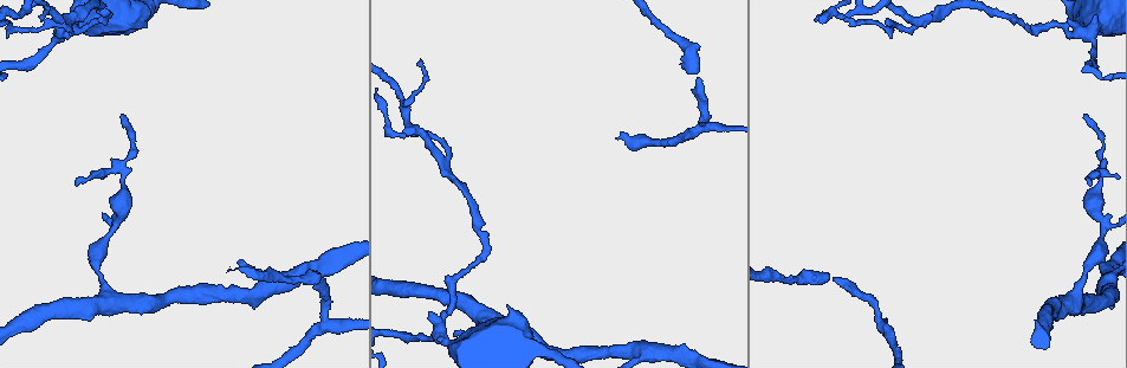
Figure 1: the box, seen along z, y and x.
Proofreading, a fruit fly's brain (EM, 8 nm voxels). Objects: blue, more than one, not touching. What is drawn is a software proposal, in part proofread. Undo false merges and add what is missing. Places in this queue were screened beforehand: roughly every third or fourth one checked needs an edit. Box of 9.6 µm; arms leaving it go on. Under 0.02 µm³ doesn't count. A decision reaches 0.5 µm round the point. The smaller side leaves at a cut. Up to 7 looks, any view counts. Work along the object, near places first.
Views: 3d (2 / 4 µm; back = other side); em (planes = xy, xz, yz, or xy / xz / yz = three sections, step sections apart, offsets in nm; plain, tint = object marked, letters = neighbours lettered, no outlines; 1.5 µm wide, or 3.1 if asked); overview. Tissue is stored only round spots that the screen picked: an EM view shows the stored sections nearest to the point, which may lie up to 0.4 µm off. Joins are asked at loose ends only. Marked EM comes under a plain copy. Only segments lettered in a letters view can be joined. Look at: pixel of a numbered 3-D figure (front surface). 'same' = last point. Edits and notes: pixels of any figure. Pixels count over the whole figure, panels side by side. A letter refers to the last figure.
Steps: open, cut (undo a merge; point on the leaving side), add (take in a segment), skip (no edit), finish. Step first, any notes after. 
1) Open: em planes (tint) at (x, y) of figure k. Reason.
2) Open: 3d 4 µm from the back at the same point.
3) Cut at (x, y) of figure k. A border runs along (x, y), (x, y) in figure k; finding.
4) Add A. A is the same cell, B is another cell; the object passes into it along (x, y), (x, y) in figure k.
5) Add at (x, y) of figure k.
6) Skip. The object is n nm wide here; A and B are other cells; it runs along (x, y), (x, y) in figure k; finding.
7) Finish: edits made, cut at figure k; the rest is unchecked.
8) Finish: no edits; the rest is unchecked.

Open: em planes (letters) at (815, 19) of figure 1. Branch stops here.

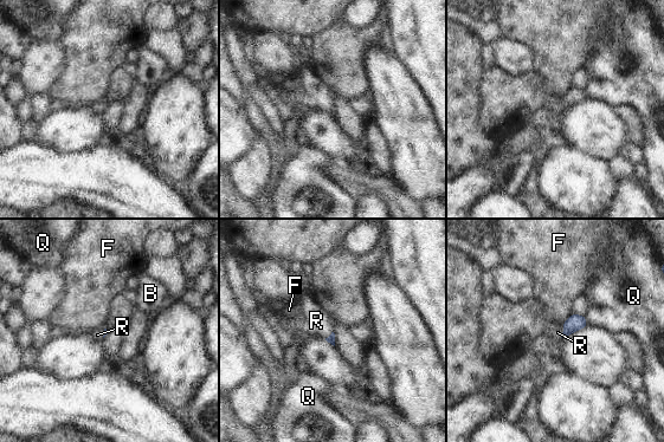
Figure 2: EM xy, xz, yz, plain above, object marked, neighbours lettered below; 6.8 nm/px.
Add R. R is the same cell, B, F and Q are other cells; the object passes into it along (574, 323), (563, 331), (558, 332) in figure 2; it goes on there.

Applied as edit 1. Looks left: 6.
Open: 3d 4 µm at (446, 169) of figure 1. Two arms in line, one across.

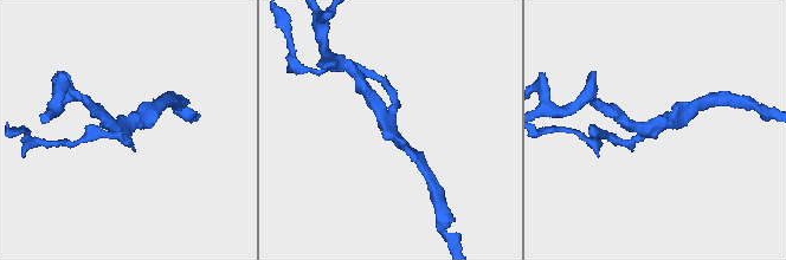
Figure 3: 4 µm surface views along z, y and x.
Open: em planes (tint) at (391, 123) of figure 3. 3 arms meet here; now the EM.

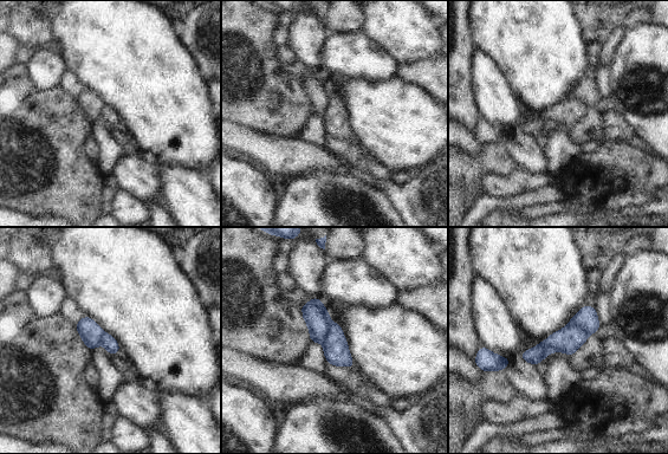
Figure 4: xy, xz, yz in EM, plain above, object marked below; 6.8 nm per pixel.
Open: em planes (letters) at the same point.

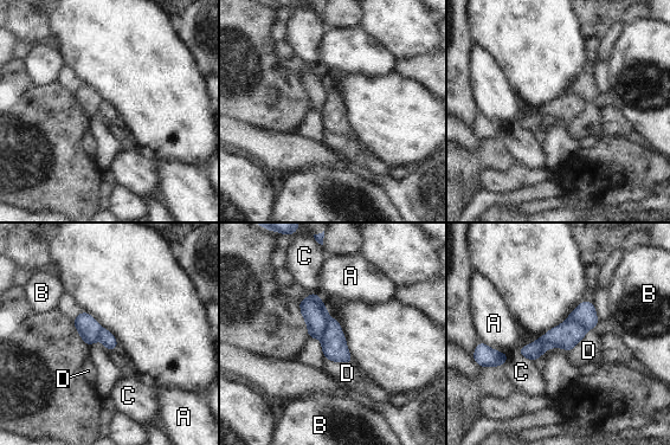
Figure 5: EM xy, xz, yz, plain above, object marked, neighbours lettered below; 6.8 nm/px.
Cut at (567, 335) of figure 5. A, B, C and D are other cells; a border runs along (565, 321), (578, 321), (587, 329) in figure 5; two cells meet here.

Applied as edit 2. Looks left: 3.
Open: overview. See it whole again.

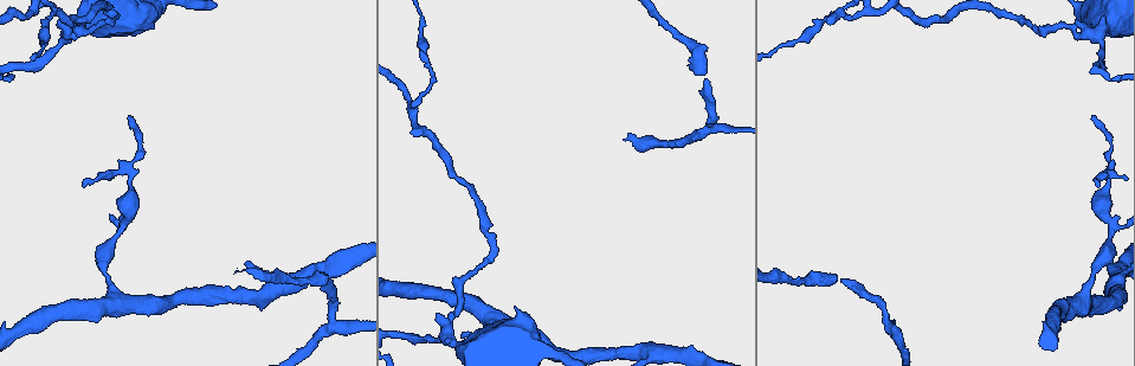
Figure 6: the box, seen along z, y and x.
Open: em xz step 4 (tint) at (1091, 116) of figure 6. An open end.

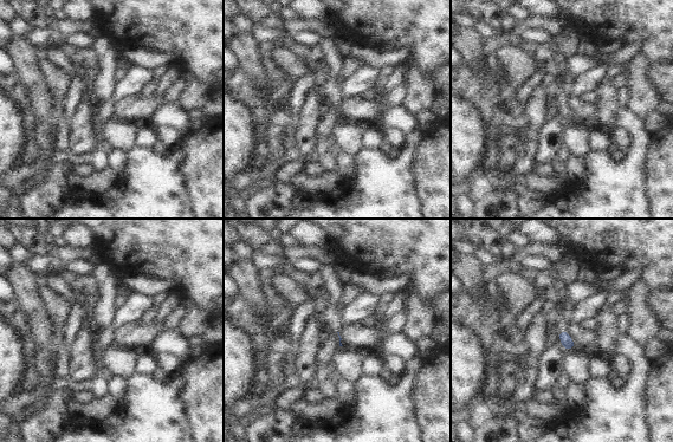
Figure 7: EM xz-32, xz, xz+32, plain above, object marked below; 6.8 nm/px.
Open: em planes (letters) at the same point. Cut it another way.

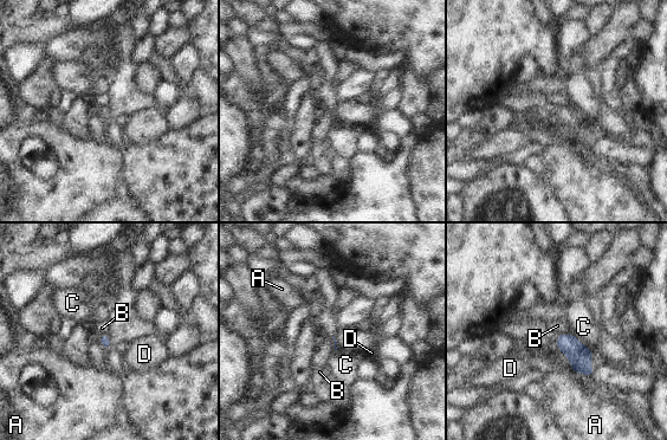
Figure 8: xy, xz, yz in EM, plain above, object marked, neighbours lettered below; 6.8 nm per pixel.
Skip. A, B, C and D are other cells; a border runs along (559, 332), (572, 335) in figure 8; none of them fits.

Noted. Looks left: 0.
Finish: edits made, add at figure 2, cut at figure 5; the rest is unchecked.

